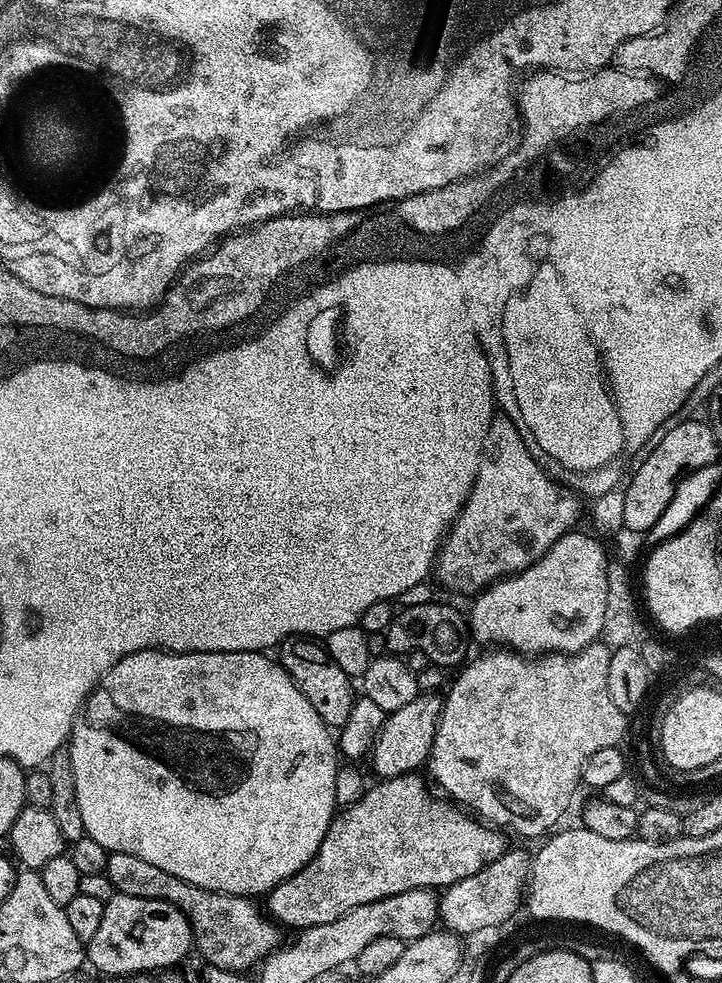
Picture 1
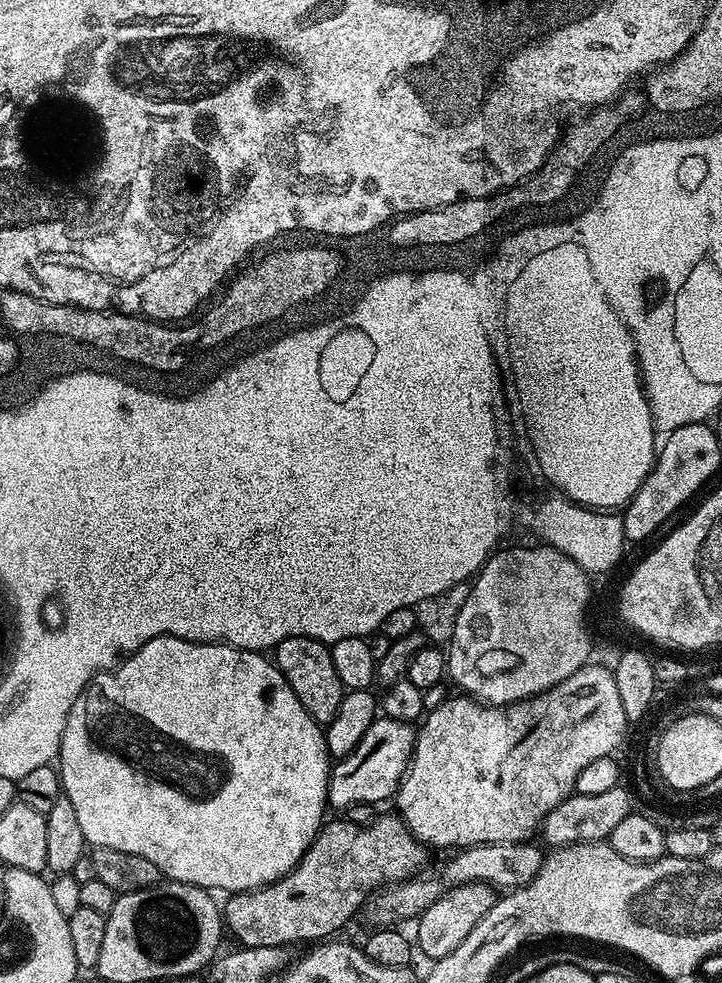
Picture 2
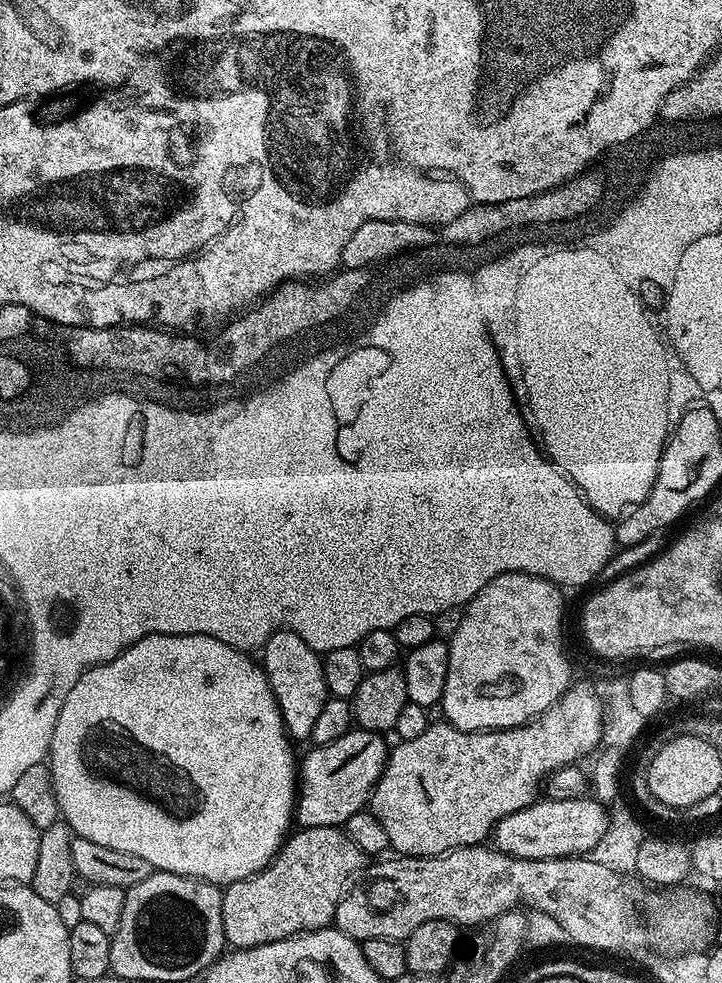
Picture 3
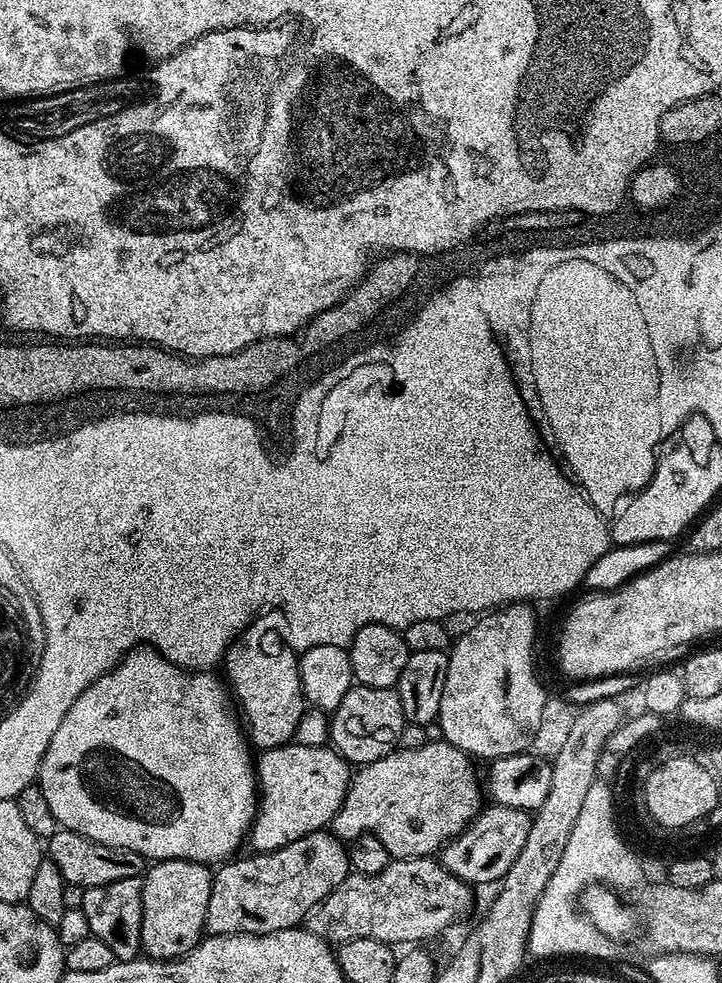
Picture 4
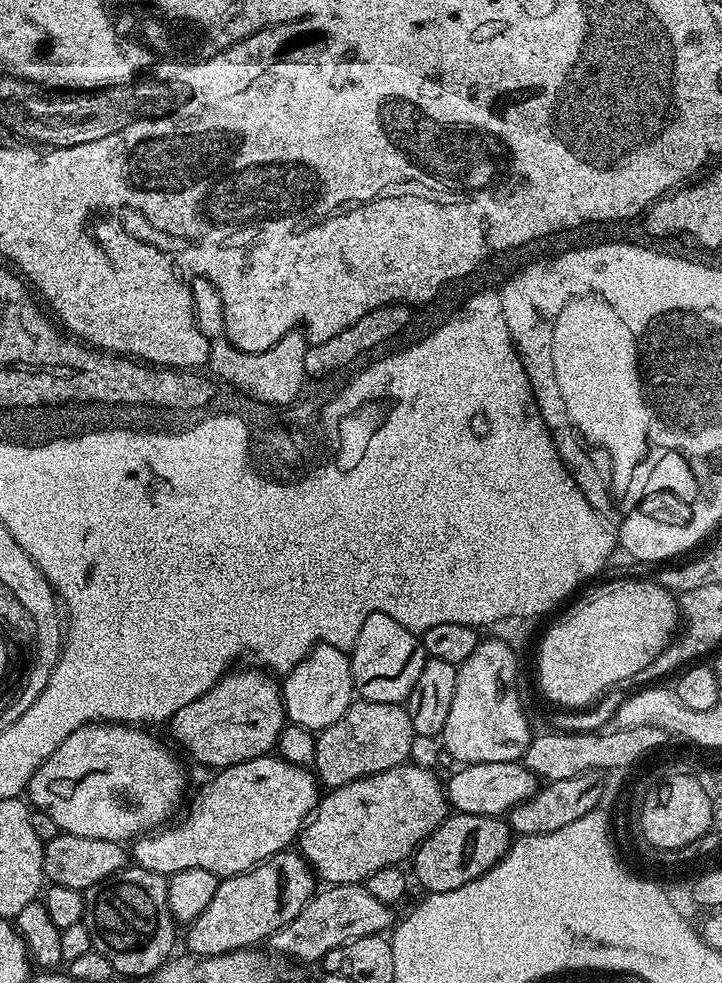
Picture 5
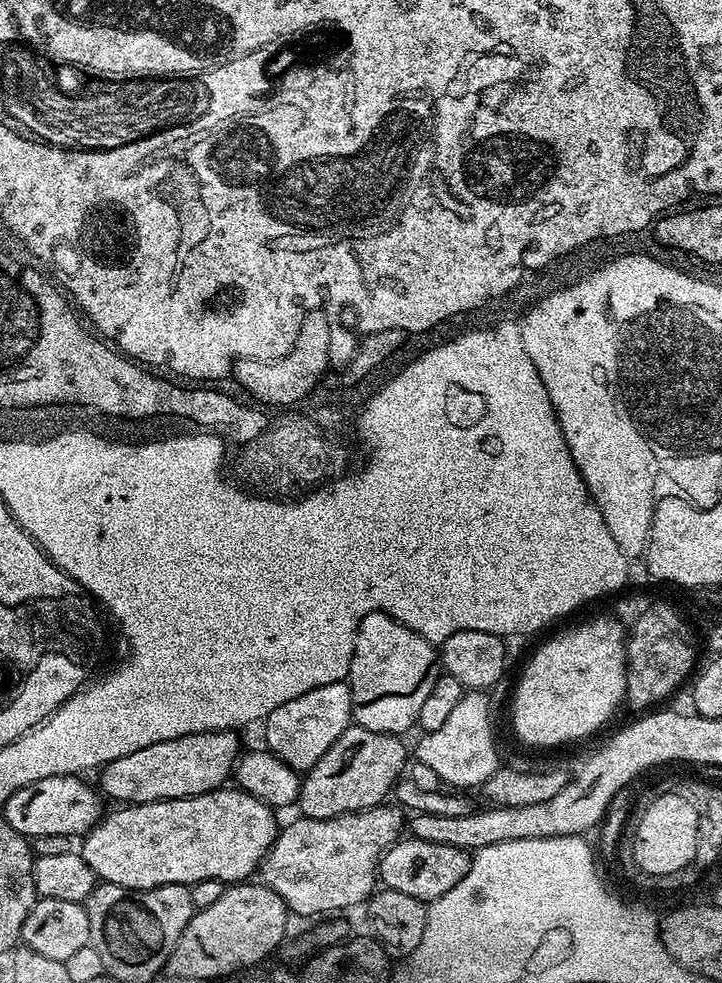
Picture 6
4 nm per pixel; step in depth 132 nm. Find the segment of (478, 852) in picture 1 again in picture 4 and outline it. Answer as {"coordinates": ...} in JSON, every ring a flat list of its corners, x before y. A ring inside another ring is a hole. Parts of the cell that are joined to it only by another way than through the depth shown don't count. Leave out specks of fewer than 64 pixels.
{"coordinates":[[328,830,306,834,282,846,277,852,251,855,245,860,233,859,231,862,221,863,215,869,210,890,210,906,206,906,204,923,205,929,213,936,235,936,238,932,277,932,303,925,308,913,350,875,347,847,339,836]]}

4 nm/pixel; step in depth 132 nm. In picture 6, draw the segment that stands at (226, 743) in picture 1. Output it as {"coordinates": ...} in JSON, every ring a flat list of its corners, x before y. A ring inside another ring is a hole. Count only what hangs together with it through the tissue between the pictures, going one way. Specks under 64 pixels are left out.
{"coordinates":[[76,774,46,776,14,790,2,806,2,818,10,822,10,826,14,826,14,830,18,830,25,838,41,838,48,835,79,837,88,833,102,819,102,796,93,785,92,788,84,778]]}

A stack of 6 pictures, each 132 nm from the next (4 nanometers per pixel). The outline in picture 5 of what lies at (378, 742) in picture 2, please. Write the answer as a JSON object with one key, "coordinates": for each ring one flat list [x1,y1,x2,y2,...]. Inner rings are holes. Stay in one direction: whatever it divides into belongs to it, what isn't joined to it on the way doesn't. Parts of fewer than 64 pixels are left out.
{"coordinates":[[278,754,238,762,229,768,219,769,213,776,216,777,197,794,192,809,181,818,180,824,169,823,151,834,141,835,131,845,130,856,135,867,157,872,165,878,191,868,210,870,210,874,218,878,248,872,277,852,285,851,291,845,288,843,299,837,322,795,321,785,305,765,286,762]]}

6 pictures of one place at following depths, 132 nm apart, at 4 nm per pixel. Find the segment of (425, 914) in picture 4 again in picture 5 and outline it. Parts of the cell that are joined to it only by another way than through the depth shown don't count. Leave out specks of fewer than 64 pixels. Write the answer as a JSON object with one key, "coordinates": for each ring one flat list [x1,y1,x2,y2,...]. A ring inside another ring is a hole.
{"coordinates":[[333,884,323,890,317,891,285,928,268,937,267,947,292,960,320,960,350,940,379,936,393,927,393,909,378,902,364,884]]}

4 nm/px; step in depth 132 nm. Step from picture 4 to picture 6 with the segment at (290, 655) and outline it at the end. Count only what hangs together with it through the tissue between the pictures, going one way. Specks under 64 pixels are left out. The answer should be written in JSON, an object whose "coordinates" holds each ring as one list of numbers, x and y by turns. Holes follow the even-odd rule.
{"coordinates":[[203,730,175,736,172,740,156,740,122,758,114,758,99,769,98,788,121,805,145,804,155,800,186,797,219,788,229,779,241,755,240,740,232,730]]}

